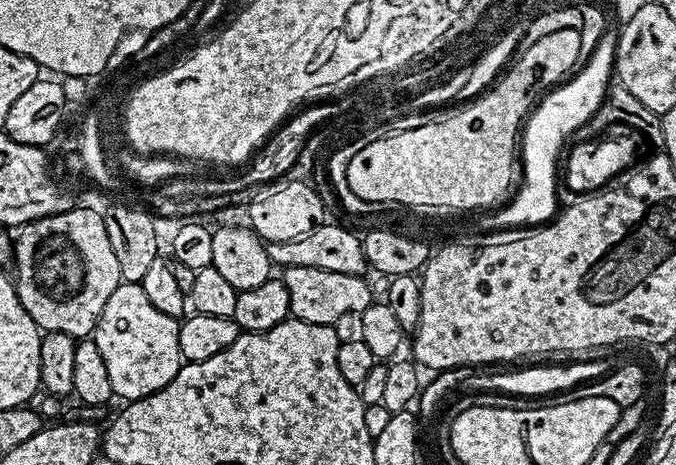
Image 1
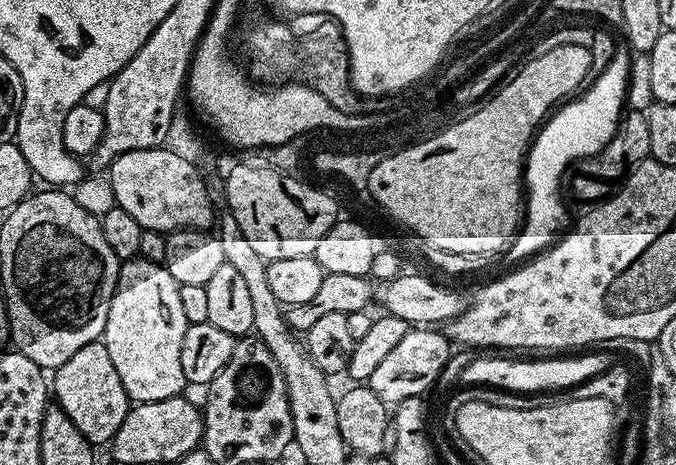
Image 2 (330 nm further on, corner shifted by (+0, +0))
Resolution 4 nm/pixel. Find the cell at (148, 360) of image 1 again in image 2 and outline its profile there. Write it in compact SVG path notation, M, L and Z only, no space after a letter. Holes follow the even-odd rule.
M152 266L147 270L149 272L141 276L132 276L129 280L127 277L117 287L102 337L106 350L110 350L110 362L114 362L118 378L122 378L129 401L142 404L165 400L185 391L186 381L180 357L181 333L172 328L183 330L189 325L186 314L182 314L180 285L174 282L167 267ZM120 328L144 329L137 334L136 340L124 340Z

